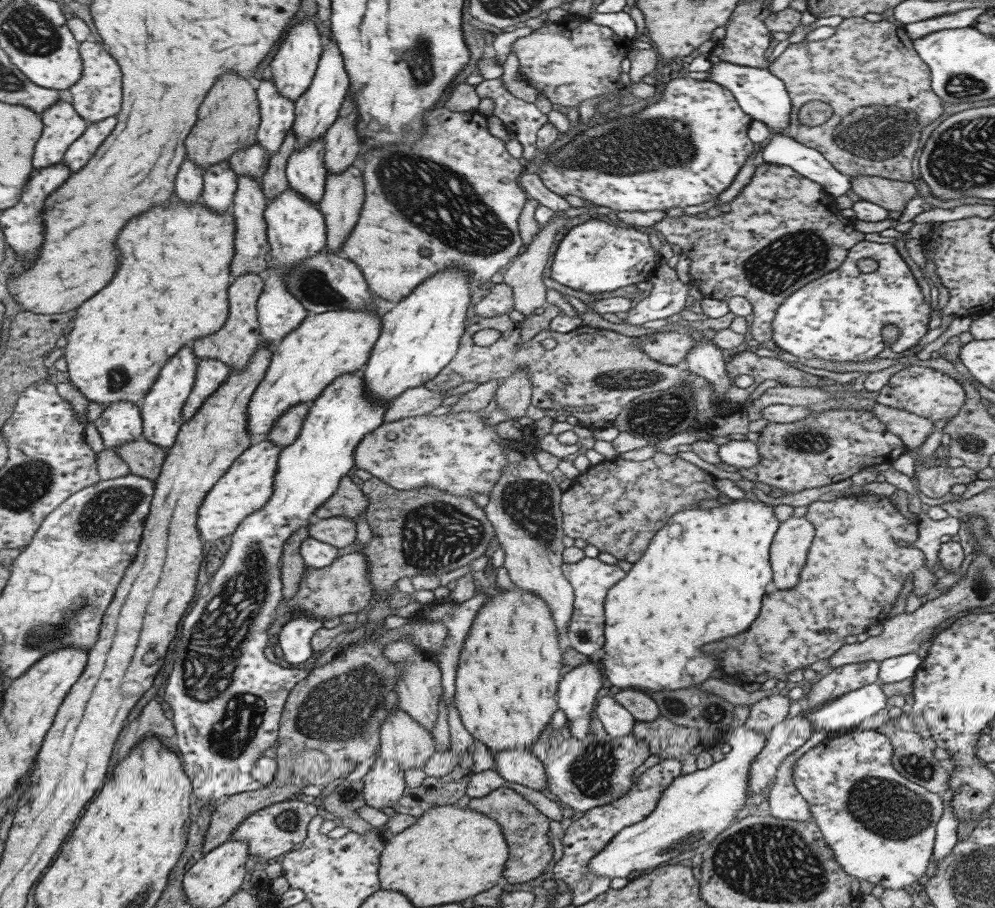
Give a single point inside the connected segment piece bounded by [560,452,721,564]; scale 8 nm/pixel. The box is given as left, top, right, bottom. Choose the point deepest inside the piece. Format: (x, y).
(617, 506)

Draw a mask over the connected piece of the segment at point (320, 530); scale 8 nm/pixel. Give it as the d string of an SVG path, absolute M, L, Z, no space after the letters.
M343 516L314 520L309 526L308 536L335 548L341 548L351 544L355 539L355 523Z

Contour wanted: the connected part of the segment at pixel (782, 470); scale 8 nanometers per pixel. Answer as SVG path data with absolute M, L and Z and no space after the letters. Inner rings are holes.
M863 409L811 412L797 422L769 423L759 431L754 443L759 453L759 465L754 468L737 469L737 473L747 481L762 482L773 489L792 493L845 480L872 465L891 464L905 449L901 439L891 434L875 414Z

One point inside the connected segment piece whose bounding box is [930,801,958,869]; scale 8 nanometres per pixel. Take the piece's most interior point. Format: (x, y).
(945, 831)

